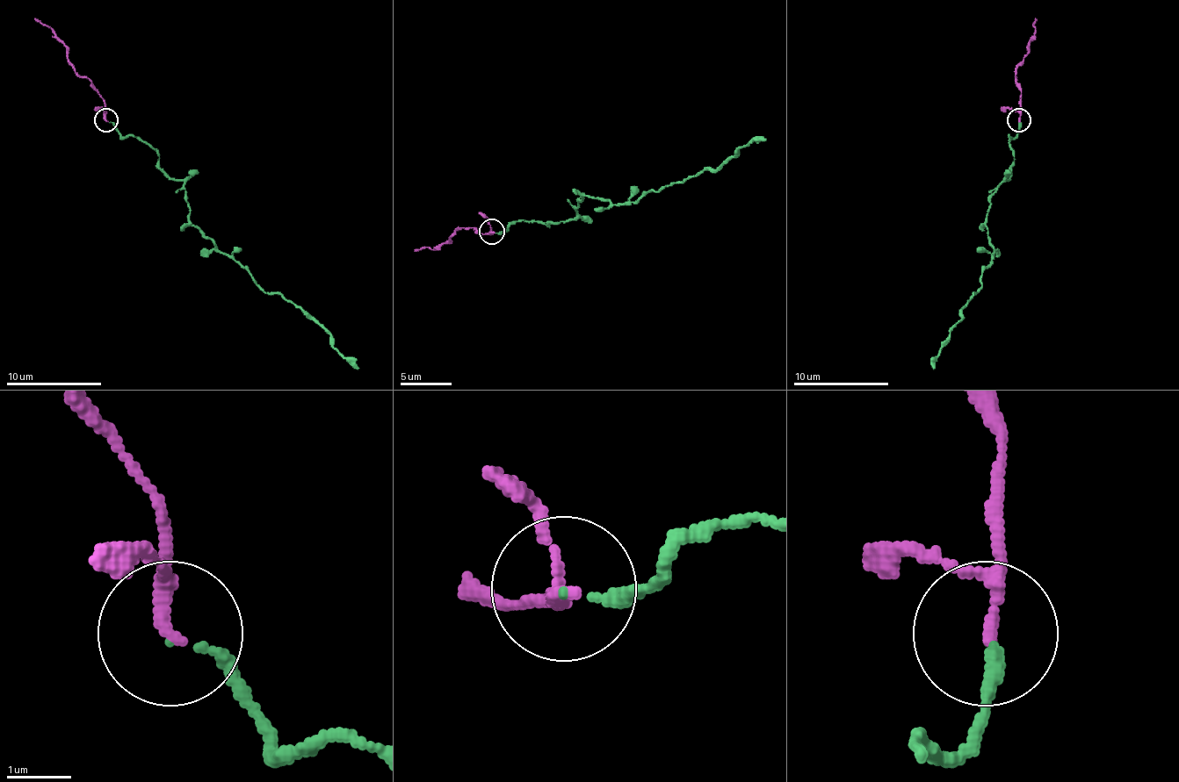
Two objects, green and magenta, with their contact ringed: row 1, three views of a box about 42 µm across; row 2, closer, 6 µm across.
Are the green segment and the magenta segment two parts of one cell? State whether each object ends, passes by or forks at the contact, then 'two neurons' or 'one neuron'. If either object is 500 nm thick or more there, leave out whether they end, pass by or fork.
green ends; magenta passes by; one neuron

